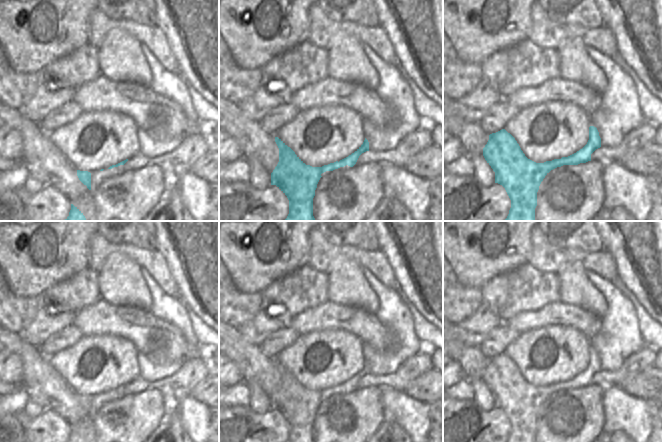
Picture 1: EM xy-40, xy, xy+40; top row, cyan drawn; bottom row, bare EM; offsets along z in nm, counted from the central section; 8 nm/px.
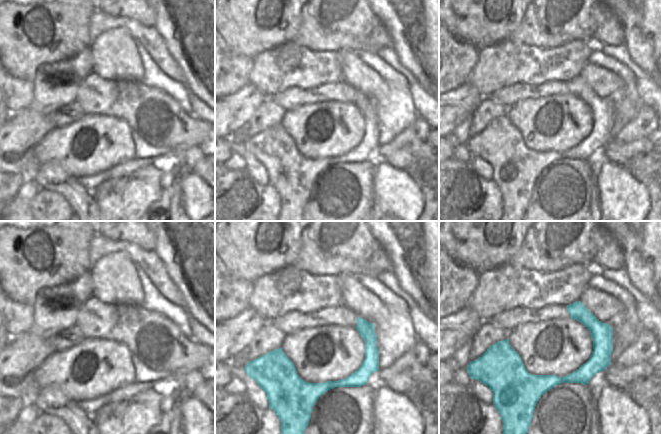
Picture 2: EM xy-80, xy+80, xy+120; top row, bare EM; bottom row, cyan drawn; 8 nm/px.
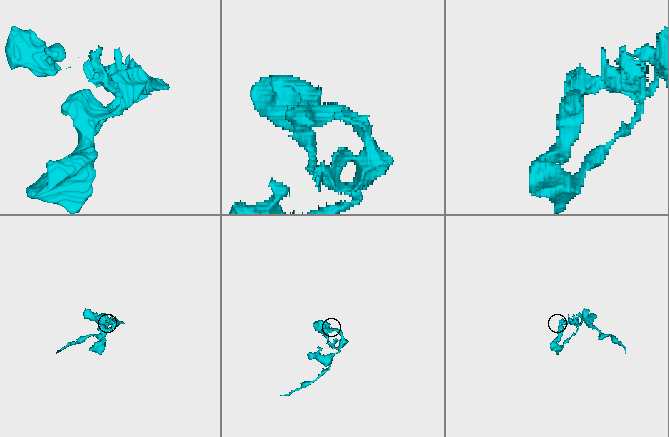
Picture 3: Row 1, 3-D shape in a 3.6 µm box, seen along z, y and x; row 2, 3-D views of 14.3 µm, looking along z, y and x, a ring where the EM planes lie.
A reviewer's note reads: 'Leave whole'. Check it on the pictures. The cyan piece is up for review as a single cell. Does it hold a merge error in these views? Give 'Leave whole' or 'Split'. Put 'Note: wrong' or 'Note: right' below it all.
Split.
Note: wrong

